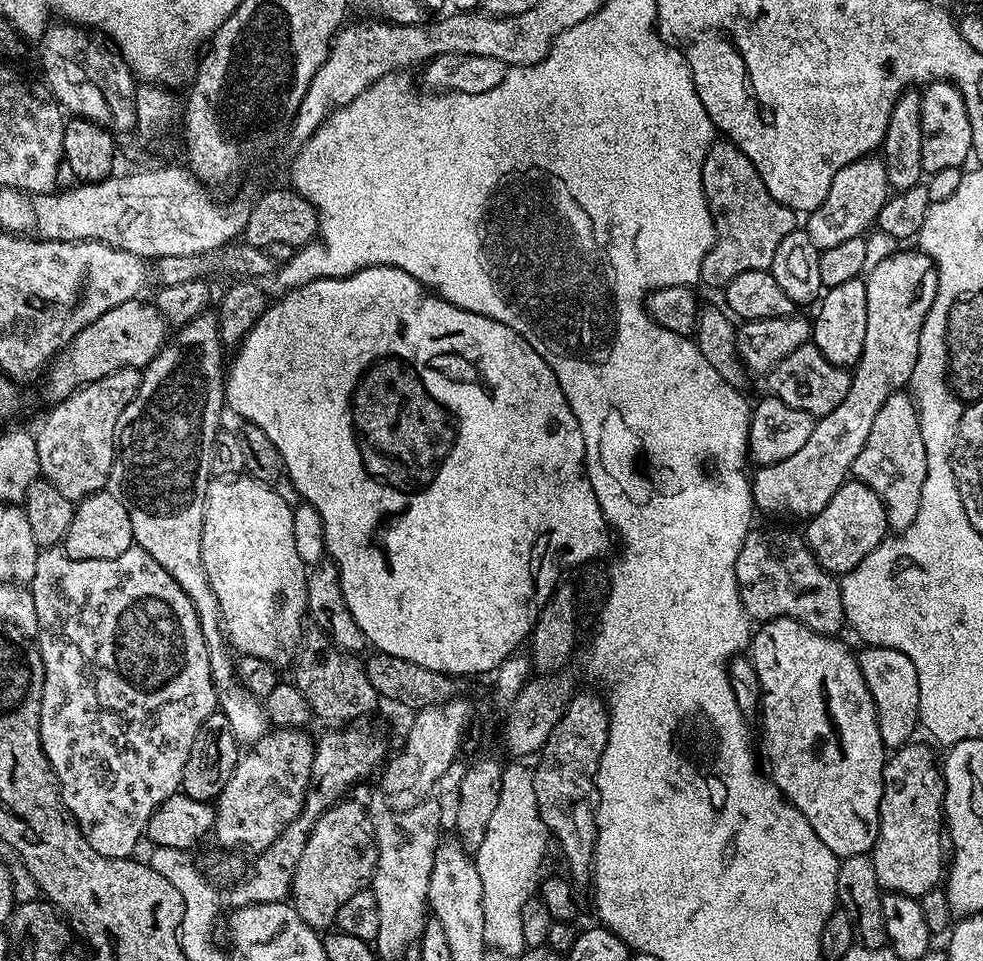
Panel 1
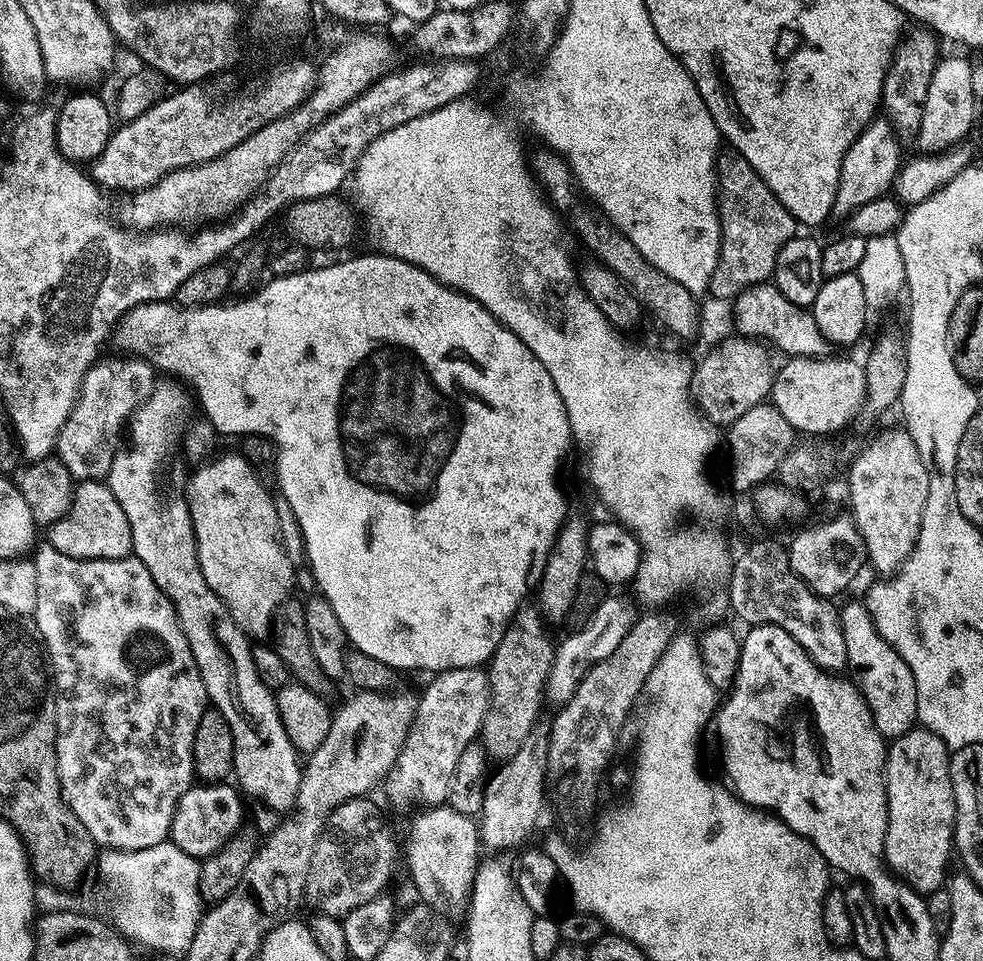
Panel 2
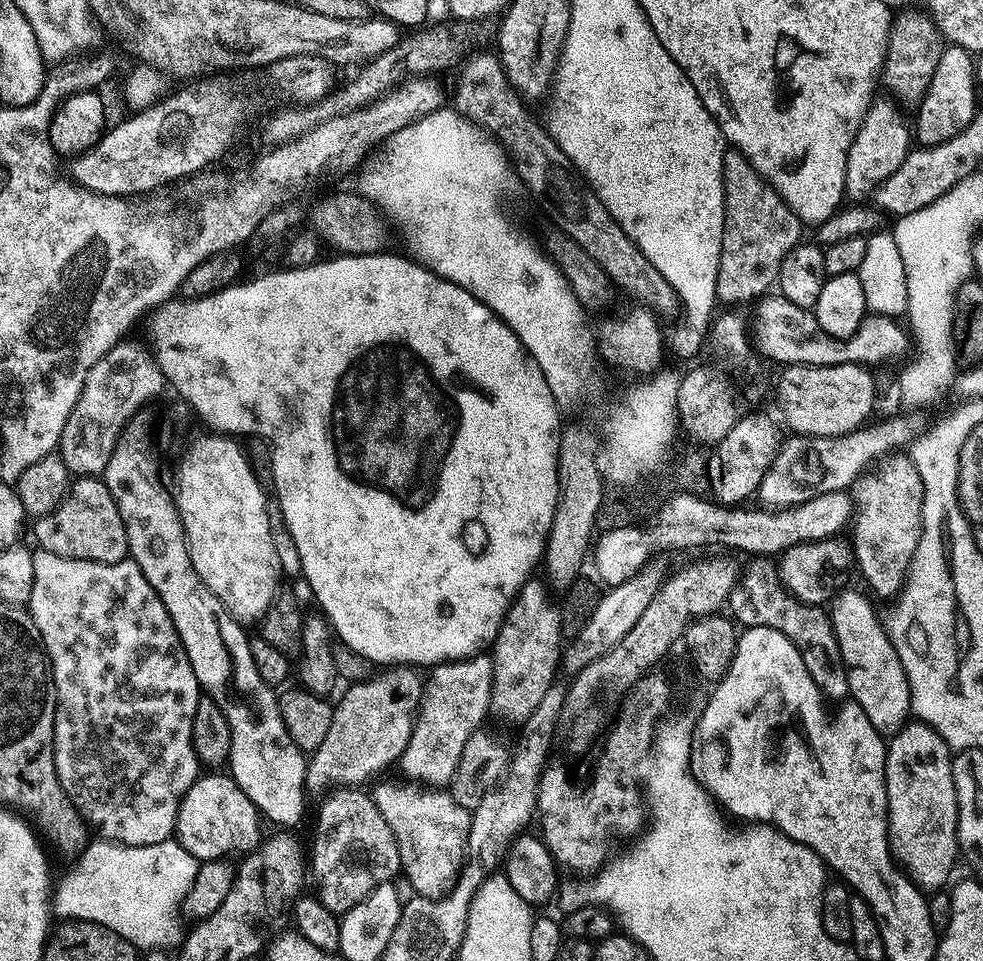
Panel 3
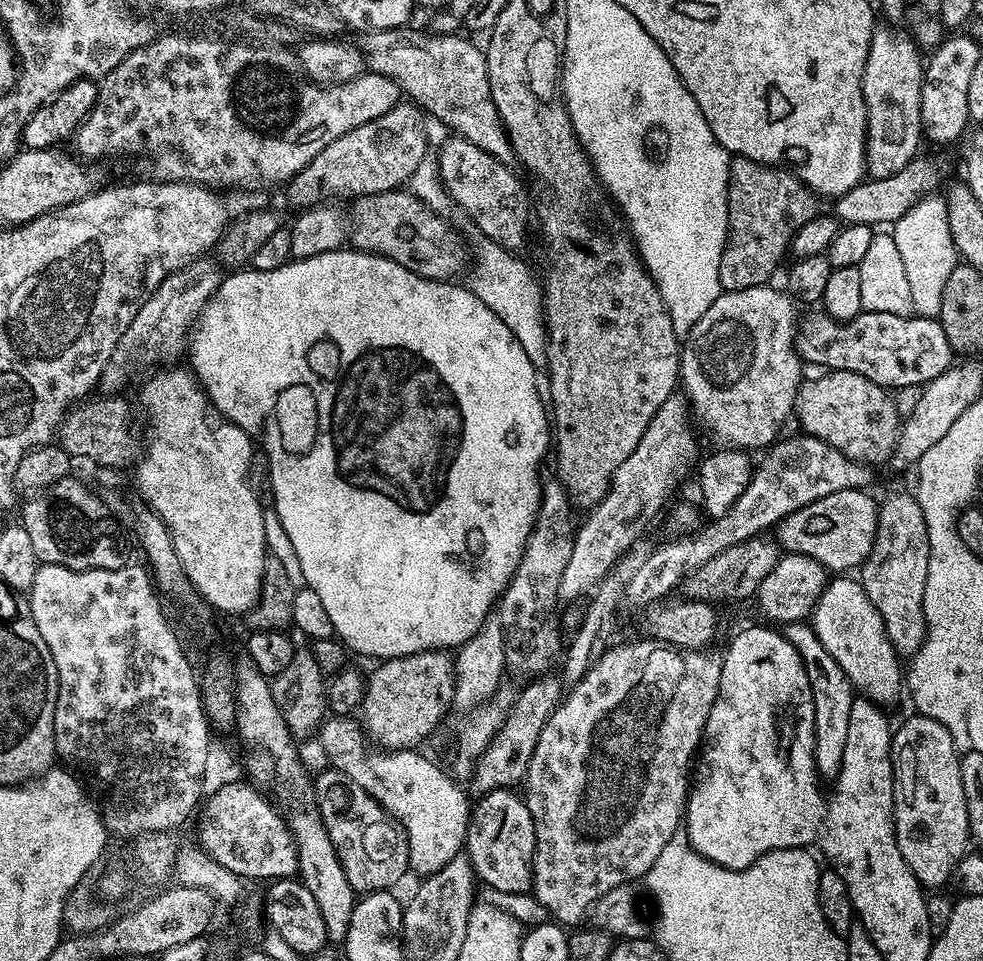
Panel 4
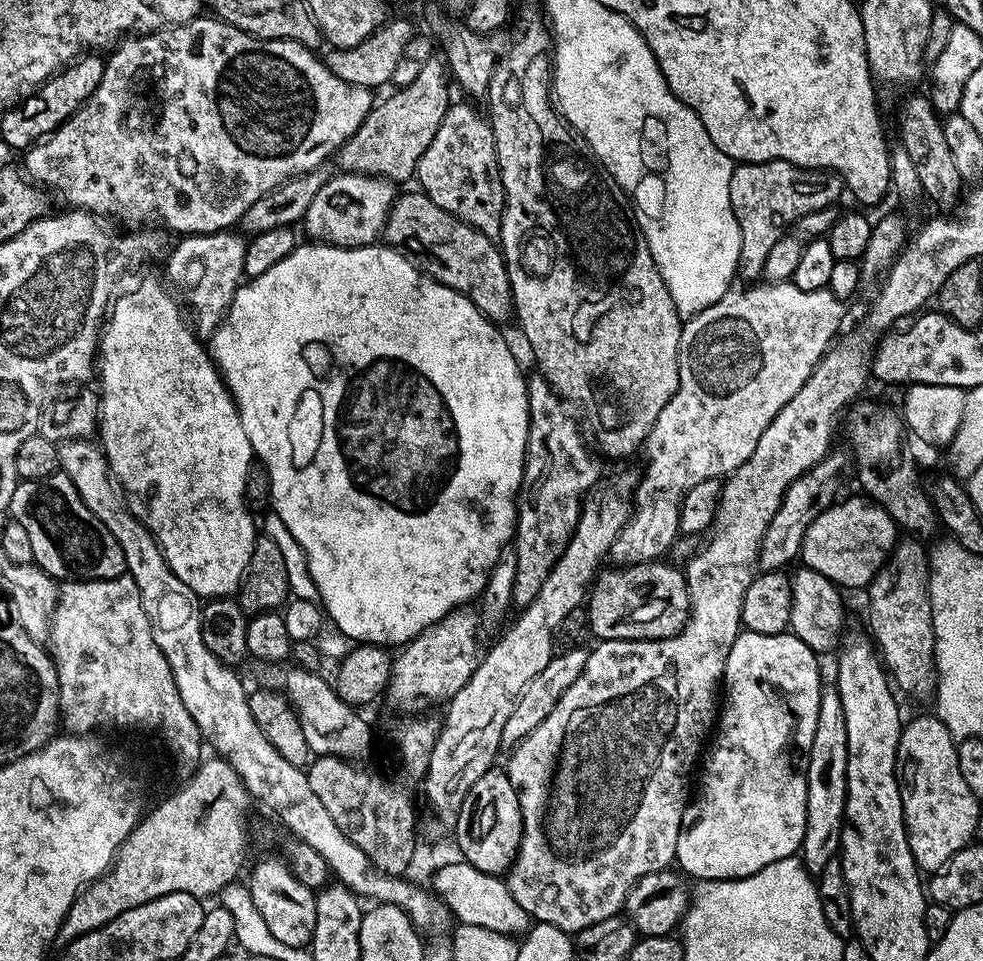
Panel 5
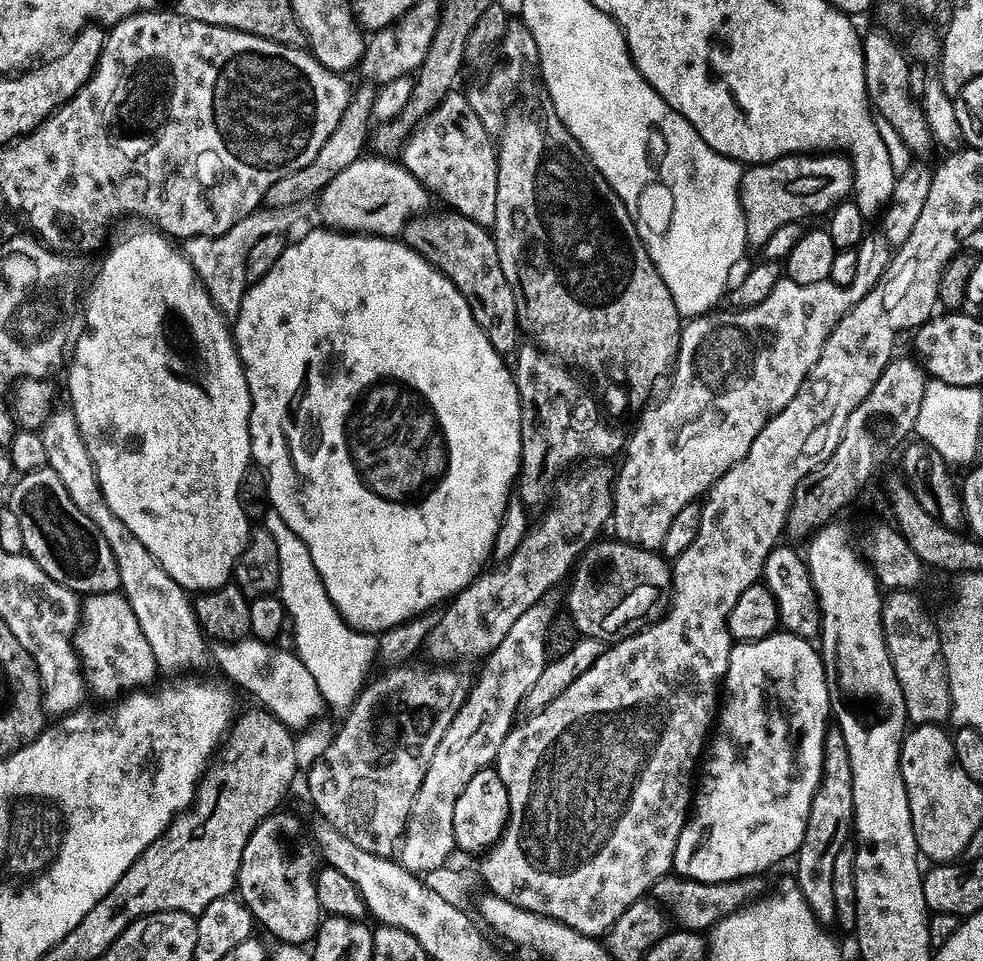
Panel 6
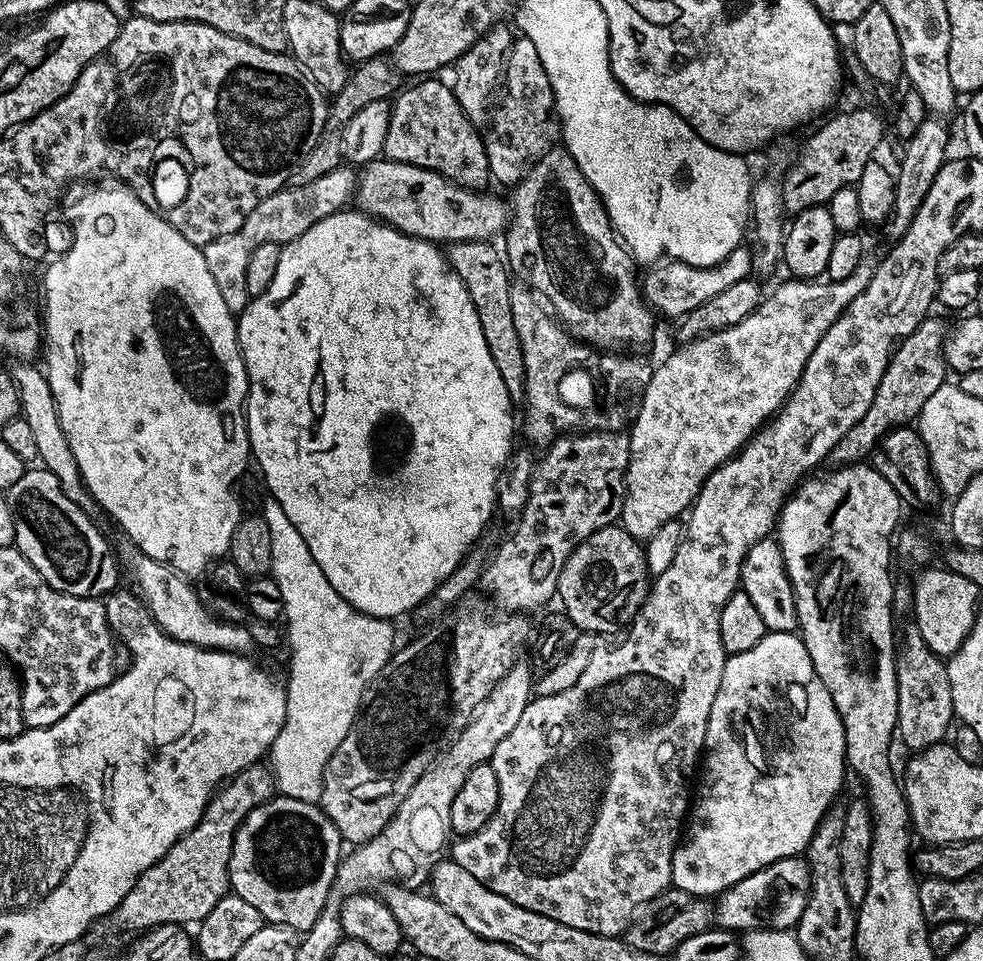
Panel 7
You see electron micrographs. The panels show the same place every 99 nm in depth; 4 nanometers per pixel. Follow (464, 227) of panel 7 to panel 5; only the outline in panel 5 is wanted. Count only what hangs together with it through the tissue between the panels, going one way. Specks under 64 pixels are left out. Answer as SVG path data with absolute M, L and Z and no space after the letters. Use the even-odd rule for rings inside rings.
M341 171L337 175L329 175L322 190L318 190L314 202L310 202L310 210L306 210L302 221L302 232L304 228L305 234L308 235L305 237L317 244L332 244L336 248L367 248L381 239L384 223L398 195L397 185L382 177L365 176L351 171Z

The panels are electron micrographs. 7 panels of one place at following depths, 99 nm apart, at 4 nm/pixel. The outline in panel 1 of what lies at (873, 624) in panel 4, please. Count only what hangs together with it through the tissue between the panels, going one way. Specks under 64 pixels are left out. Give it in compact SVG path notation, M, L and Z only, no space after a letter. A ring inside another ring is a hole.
M871 646L861 647L861 652L858 652L858 659L860 662L860 669L862 670L862 678L866 682L866 686L870 690L870 694L872 695L872 701L874 702L874 706L876 707L876 721L878 722L878 734L882 738L882 742L884 743L885 749L895 750L897 748L902 747L904 744L909 743L913 739L912 736L916 732L918 732L918 725L920 724L920 691L918 690L918 670L914 670L914 662L910 662L910 658L906 658L906 654L902 654L898 650L894 650L893 648L874 648Z

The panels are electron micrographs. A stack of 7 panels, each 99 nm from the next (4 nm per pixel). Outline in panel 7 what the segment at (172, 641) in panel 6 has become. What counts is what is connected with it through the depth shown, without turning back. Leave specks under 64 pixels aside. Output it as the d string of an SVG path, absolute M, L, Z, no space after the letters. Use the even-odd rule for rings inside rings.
M20 362L15 365L16 369L11 369L10 375L12 381L16 383L18 390L18 398L20 399L20 411L22 419L30 425L30 431L34 433L34 439L38 445L38 460L43 467L47 468L50 474L54 474L54 478L58 478L58 482L62 486L62 490L66 494L66 498L70 498L70 502L74 502L86 513L91 513L94 508L92 495L88 493L84 486L84 480L80 477L78 470L78 462L74 460L74 454L70 452L70 442L66 442L66 434L62 434L62 422L58 422L58 410L54 402L54 394L50 390L50 382L43 371L32 362Z

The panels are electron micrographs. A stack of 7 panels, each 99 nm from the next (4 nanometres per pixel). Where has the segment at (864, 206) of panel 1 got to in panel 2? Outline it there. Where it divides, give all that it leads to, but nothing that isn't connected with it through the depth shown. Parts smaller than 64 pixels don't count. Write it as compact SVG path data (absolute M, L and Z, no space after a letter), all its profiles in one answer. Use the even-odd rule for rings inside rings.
M883 118L873 119L863 134L850 146L850 150L846 150L838 190L830 206L831 215L833 212L836 216L851 217L852 212L858 210L858 206L866 206L866 202L874 198L889 195L890 189L897 180L897 173L902 167L900 151L902 151L902 145L896 139L888 121Z

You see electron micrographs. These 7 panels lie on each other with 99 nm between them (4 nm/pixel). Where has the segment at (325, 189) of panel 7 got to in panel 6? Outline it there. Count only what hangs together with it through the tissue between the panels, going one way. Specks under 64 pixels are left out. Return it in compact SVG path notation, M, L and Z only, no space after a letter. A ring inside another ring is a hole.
M261 206L251 212L246 218L234 222L230 230L221 236L195 236L183 241L182 251L184 257L192 263L196 276L204 284L210 298L216 307L224 313L225 317L235 318L242 306L244 293L248 291L249 280L246 278L246 257L250 250L266 234L288 234L292 223L298 214L296 208L269 208Z

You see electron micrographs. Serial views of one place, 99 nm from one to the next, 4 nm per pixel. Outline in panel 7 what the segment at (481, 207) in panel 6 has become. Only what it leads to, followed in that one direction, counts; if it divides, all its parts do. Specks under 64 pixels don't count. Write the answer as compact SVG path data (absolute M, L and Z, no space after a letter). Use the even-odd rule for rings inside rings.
M440 78L421 79L413 83L416 84L413 88L405 87L395 97L383 155L394 162L406 162L431 172L440 172L447 180L464 188L487 189L490 173L485 137L480 136L477 125L466 118L451 87L436 79Z

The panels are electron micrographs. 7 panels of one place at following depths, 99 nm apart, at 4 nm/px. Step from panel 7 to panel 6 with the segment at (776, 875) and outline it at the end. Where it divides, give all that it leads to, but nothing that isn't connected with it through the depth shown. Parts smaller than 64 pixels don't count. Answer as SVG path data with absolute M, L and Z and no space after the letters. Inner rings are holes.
M669 874L654 882L650 896L675 923L676 920L680 923L677 925L681 929L704 934L731 912L737 912L739 908L752 903L753 900L761 899L766 892L764 879L763 875L758 875L744 876L740 880L730 882L694 882L685 876Z

